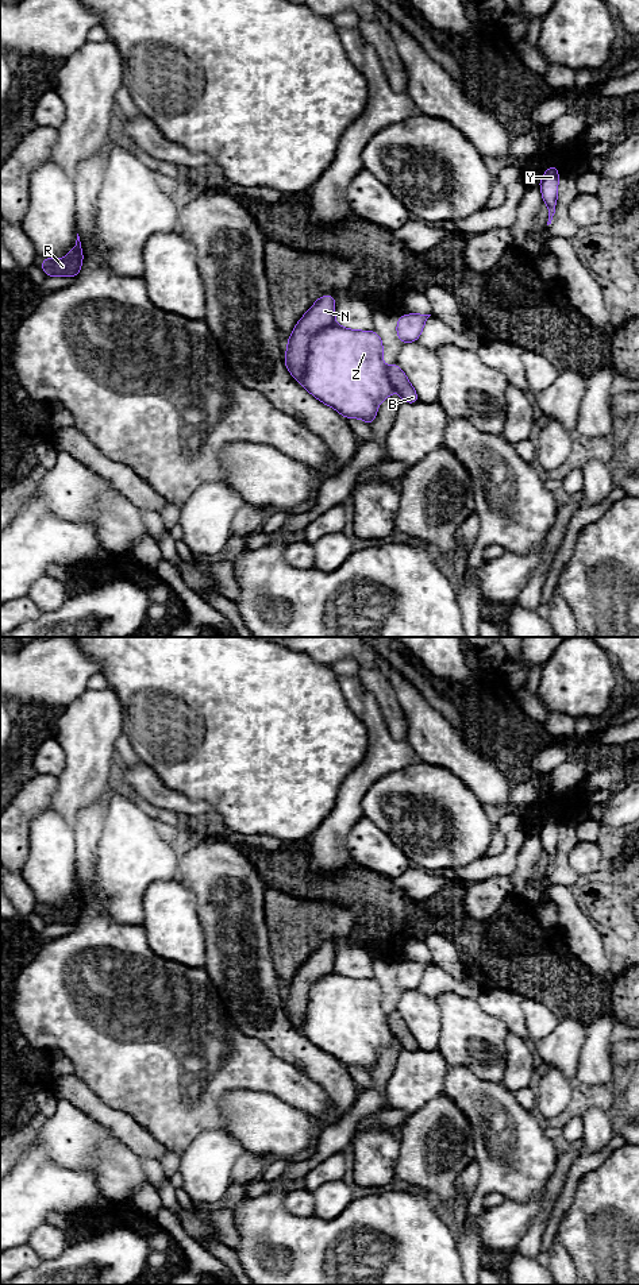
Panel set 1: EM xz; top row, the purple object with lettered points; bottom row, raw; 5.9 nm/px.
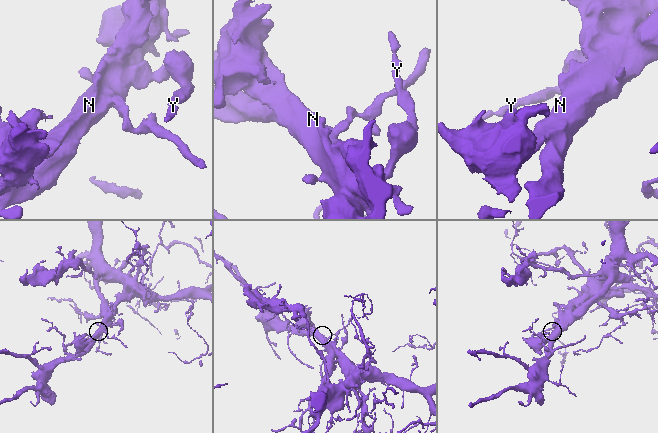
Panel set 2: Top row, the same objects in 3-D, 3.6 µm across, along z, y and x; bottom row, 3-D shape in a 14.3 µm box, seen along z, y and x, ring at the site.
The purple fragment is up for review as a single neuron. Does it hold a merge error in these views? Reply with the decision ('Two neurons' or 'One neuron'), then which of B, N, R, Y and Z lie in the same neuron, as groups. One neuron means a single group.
Two neurons. Groups: B N R / Y Z

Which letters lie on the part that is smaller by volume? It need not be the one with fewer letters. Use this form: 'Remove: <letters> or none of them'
Remove: B, N, R

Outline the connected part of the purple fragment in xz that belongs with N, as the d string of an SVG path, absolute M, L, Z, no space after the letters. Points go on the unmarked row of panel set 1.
M326 942L316 948L308 960L299 968L288 985L288 996L284 1004L288 1019L296 1029L305 1020L309 992L313 984L335 972L335 945Z

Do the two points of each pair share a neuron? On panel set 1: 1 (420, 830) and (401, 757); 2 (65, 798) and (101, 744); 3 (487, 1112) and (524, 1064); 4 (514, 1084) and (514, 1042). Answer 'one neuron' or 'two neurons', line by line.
1: two neurons
2: one neuron
3: two neurons
4: one neuron

